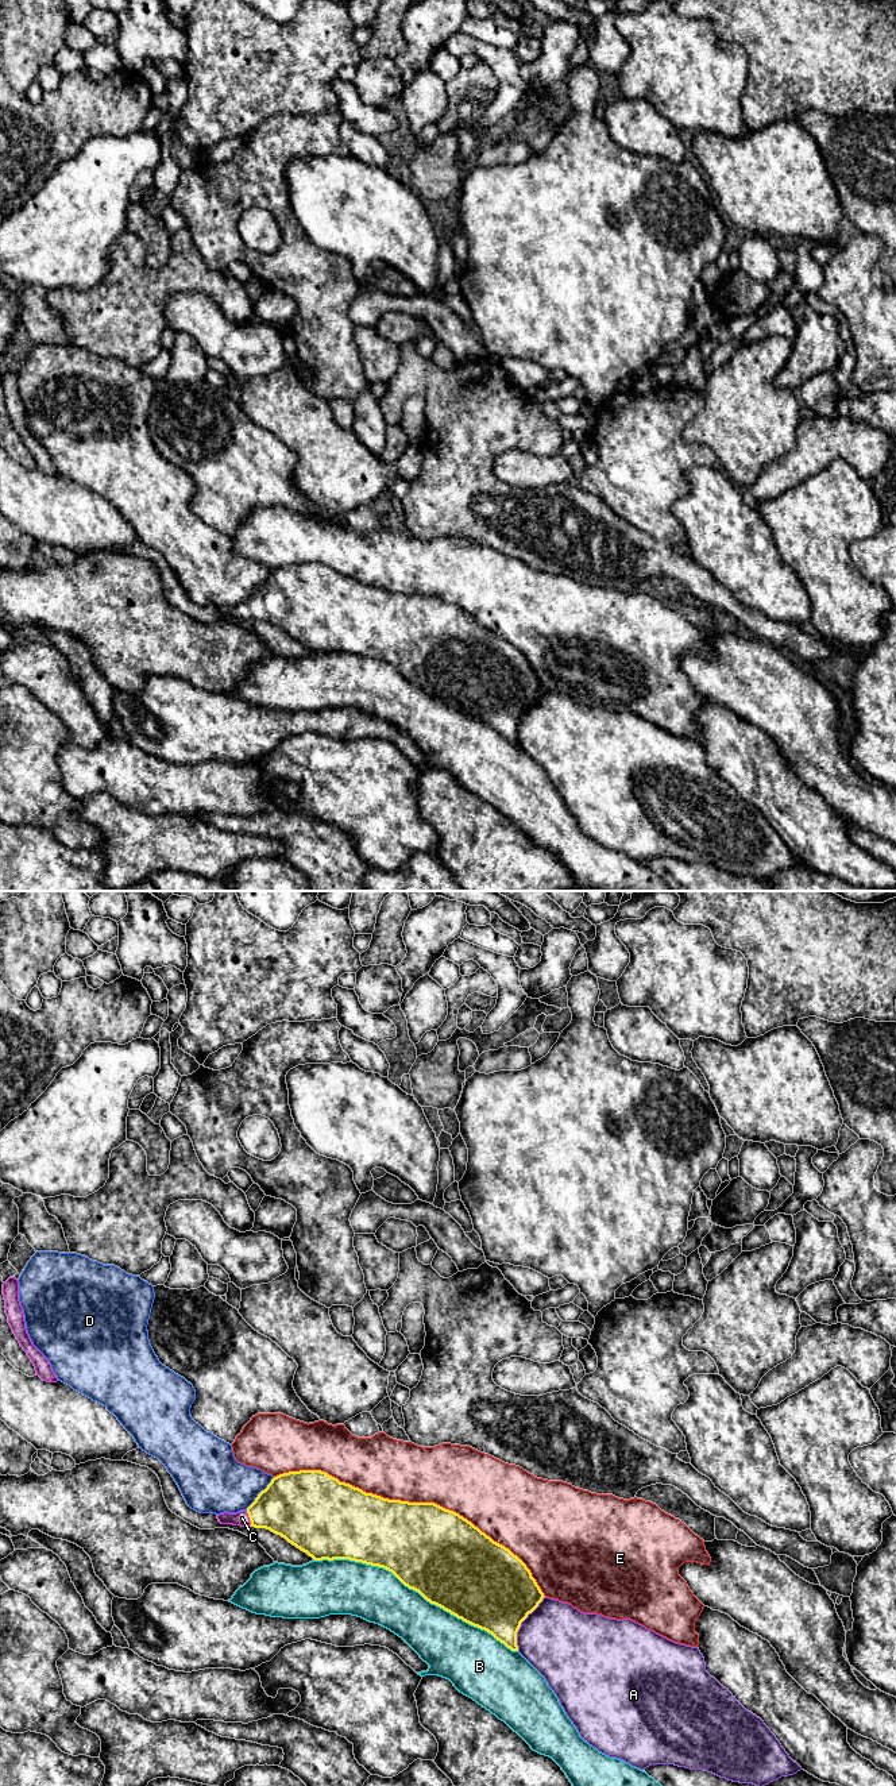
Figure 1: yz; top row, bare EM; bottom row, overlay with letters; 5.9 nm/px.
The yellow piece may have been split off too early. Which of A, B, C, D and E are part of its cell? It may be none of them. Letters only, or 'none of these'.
C

